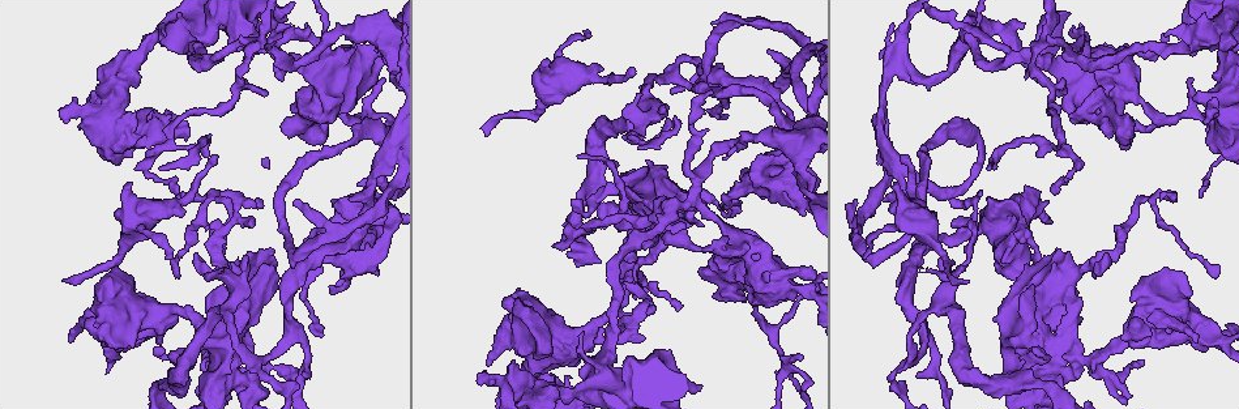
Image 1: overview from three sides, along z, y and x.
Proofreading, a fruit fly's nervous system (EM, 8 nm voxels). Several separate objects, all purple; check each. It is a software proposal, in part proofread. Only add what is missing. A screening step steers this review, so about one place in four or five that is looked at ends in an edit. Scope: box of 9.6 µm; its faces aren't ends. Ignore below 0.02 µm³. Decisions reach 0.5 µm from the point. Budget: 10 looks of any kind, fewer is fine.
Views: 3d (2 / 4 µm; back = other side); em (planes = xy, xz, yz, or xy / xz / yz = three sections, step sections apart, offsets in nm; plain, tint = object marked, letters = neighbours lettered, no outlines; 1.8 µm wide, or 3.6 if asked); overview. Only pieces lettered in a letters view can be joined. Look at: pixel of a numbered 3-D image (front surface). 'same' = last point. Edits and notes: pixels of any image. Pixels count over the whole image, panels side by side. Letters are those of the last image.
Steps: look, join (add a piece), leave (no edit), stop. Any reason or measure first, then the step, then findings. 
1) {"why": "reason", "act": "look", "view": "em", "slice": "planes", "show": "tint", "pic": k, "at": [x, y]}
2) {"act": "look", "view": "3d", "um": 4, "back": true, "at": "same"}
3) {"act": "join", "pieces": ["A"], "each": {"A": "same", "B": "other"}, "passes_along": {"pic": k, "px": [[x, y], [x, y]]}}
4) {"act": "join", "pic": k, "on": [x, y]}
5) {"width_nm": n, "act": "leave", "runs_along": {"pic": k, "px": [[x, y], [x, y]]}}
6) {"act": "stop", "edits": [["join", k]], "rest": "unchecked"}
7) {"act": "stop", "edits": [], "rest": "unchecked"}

{"why": "sudden change in width", "act": "look", "view": "3d", "um": 4, "back": true, "pic": 1, "at": [307, 121]}

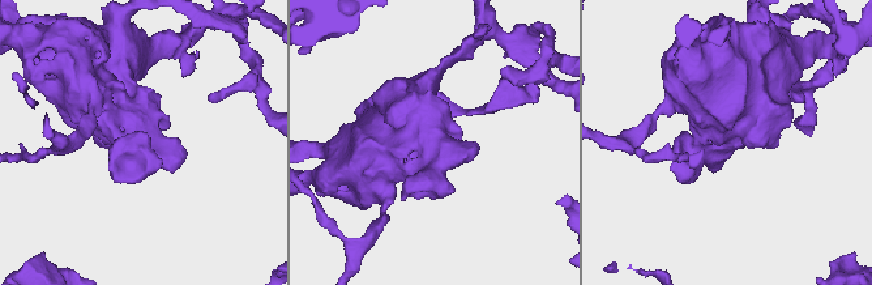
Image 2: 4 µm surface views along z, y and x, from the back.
{"act": "look", "view": "em", "um": 3.6, "slice": "planes", "show": "tint", "pic": 2, "at": [431, 147]}

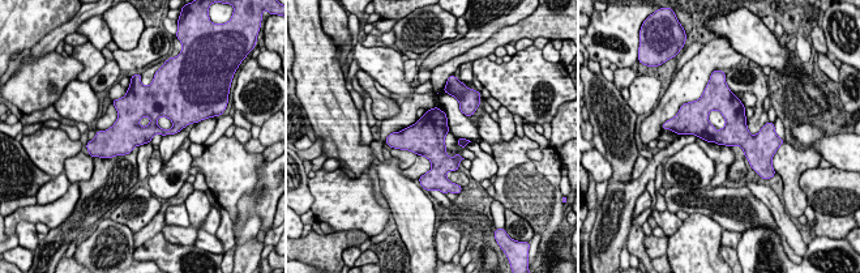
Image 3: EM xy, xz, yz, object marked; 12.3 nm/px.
{"why": "see the neighbours", "act": "look", "view": "em", "um": 3.6, "slice": "planes", "show": "letters", "at": "same"}

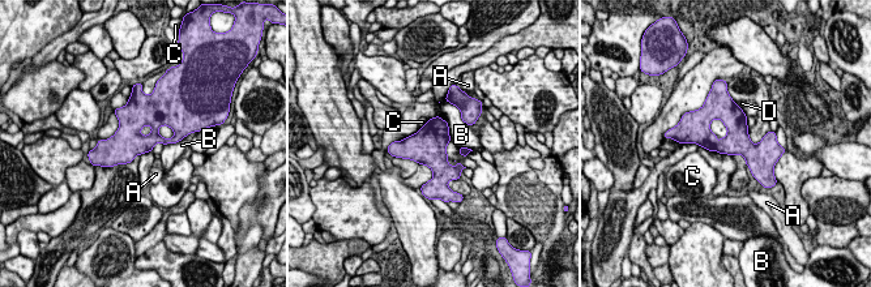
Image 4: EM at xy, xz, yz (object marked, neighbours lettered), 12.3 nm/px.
{"width_nm": 320, "act": "leave", "each": {"A": "other", "B": "other", "C": "other", "D": "other"}, "border": {"pic": 4, "px": [[451, 103], [472, 125]]}, "found": "none of them fits"}

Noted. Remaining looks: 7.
{"why": "stops while still wide", "act": "look", "view": "em", "slice": "xz", "step": 8, "show": "tint", "pic": 1, "at": [701, 386]}

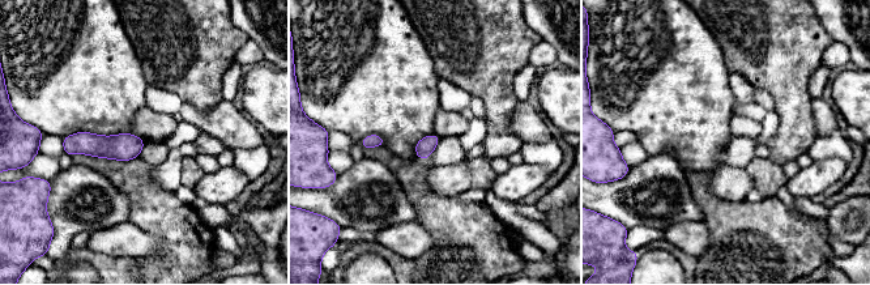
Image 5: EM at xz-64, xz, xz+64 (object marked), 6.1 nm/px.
{"act": "look", "view": "em", "slice": "planes", "show": "letters", "at": "same"}

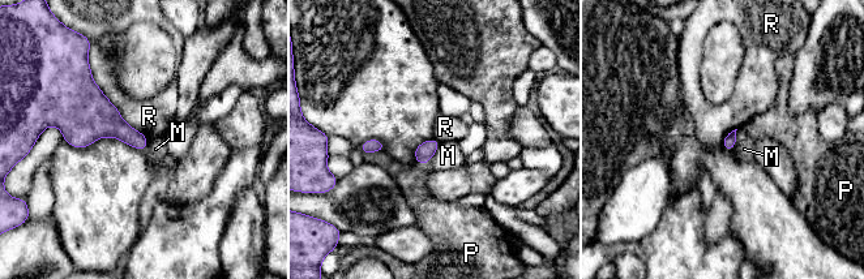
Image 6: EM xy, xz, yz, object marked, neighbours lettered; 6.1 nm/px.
{"act": "leave", "each": {"M": "other", "P": "other", "R": "other"}, "border": {"pic": 6, "px": [[89, 71], [119, 115], [148, 138]]}, "found": "no lettered piece goes on from it"}

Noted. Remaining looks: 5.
{"why": "an open end", "act": "look", "view": "em", "slice": "xz", "step": 4, "show": "letters", "pic": 1, "at": [65, 120]}

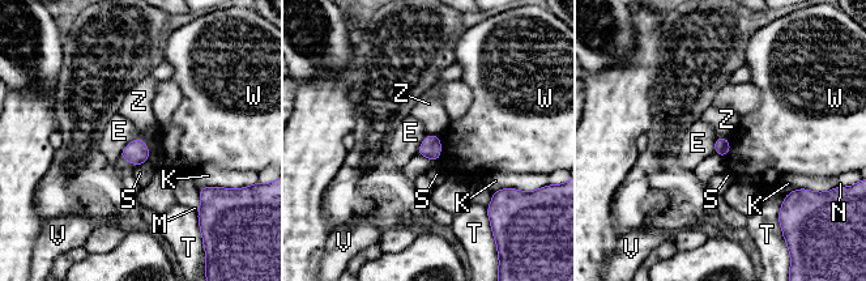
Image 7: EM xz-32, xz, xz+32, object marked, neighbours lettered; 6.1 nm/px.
{"act": "look", "view": "em", "slice": "planes", "show": "letters", "at": "same"}

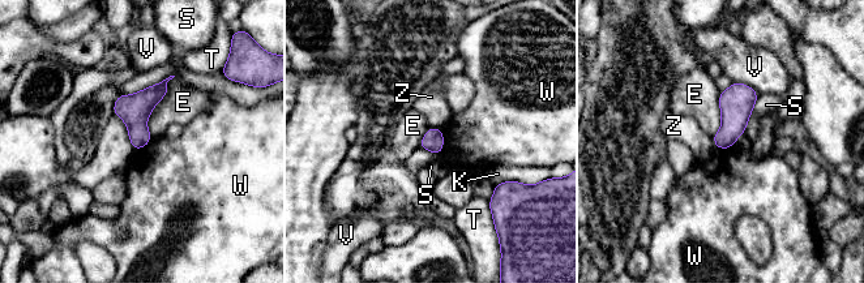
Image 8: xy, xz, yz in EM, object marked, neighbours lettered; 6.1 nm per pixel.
{"width_nm": 130, "act": "leave", "each": {"E": "other", "K": "other", "S": "other", "T": "other", "V": "other", "W": "other", "Z": "other"}, "border": {"pic": 8, "px": [[175, 76], [149, 115], [150, 137]]}, "found": "none of them fits"}

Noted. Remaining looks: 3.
{"why": "branch stops here", "act": "look", "view": "em", "slice": "planes", "show": "plain", "pic": 1, "at": [168, 255]}

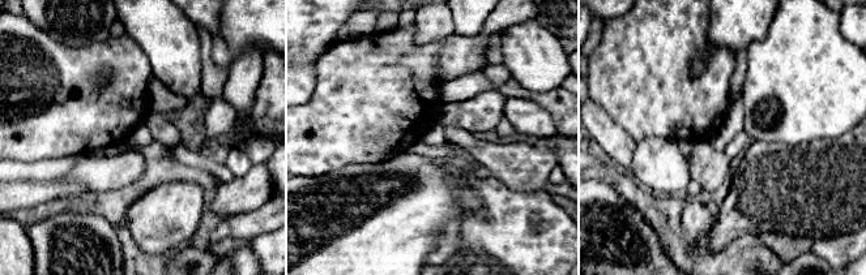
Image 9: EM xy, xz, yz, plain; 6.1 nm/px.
{"why": "see the neighbours", "act": "look", "view": "em", "slice": "planes", "show": "letters", "at": "same"}

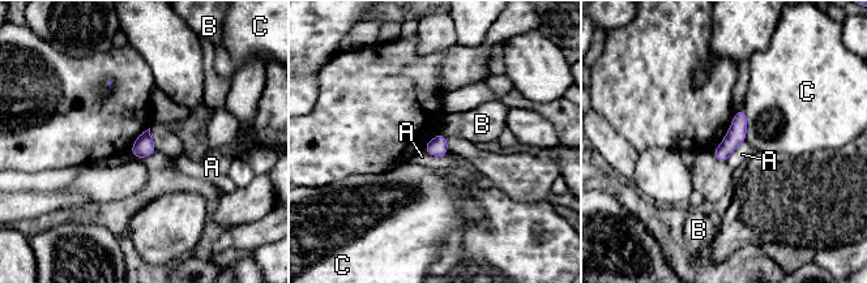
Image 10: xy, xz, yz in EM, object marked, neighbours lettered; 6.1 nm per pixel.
{"width_nm": 110, "act": "leave", "each": {"A": "other", "B": "other", "C": "other"}, "runs_along": {"pic": 10, "px": [[740, 114], [737, 134], [722, 158]]}, "found": "no lettered piece goes on from it"}

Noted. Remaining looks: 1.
{"act": "stop", "edits": [], "rest": "unchecked"}

